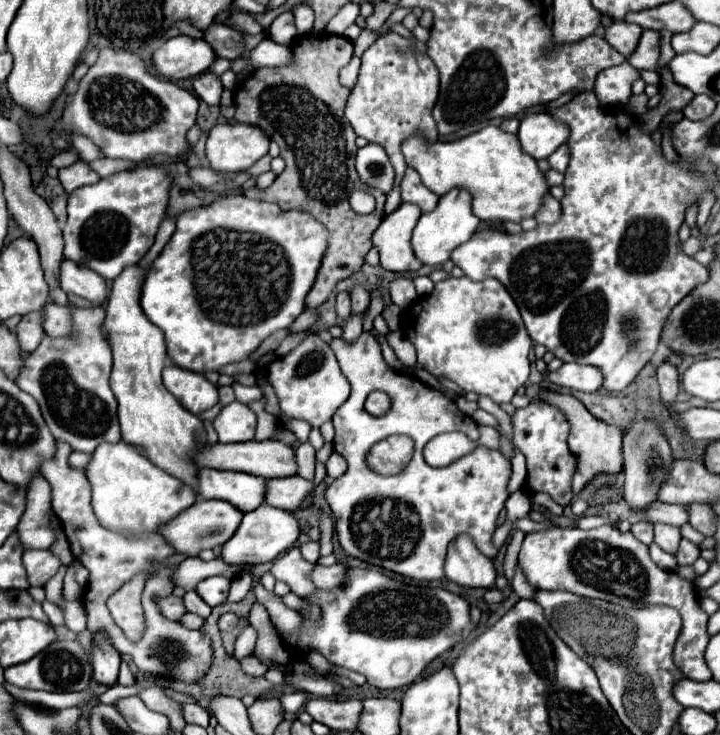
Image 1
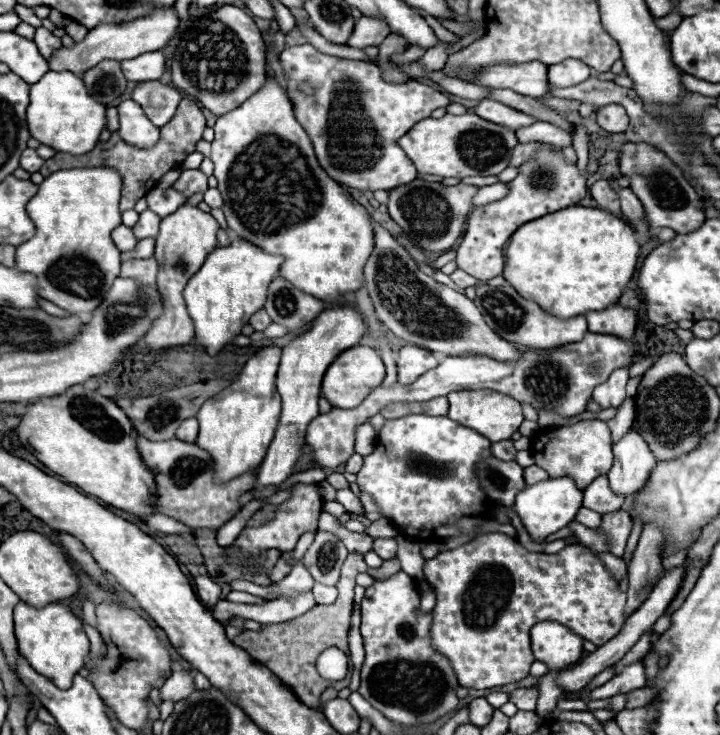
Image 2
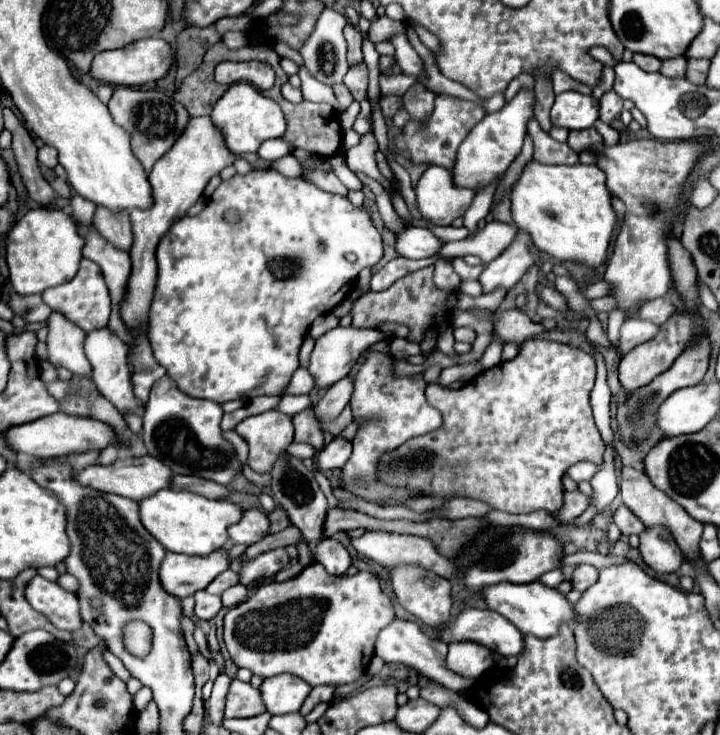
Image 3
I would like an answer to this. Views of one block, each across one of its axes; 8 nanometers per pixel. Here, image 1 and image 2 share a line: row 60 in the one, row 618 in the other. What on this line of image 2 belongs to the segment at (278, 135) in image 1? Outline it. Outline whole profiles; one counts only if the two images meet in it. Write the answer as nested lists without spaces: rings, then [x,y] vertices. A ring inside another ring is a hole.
[[[348,554],[344,566],[342,566],[342,574],[340,580],[336,584],[338,588],[338,598],[334,604],[316,604],[314,608],[310,608],[306,614],[280,622],[280,624],[262,624],[258,632],[254,630],[244,630],[240,636],[234,638],[234,646],[246,650],[256,662],[260,662],[262,666],[266,666],[268,670],[272,670],[284,684],[290,686],[290,690],[308,706],[308,708],[316,708],[318,706],[318,698],[326,688],[336,688],[342,690],[348,686],[350,682],[350,674],[340,680],[340,682],[328,682],[324,678],[318,676],[316,672],[316,658],[322,650],[336,646],[340,648],[344,654],[348,654],[348,624],[350,624],[350,610],[352,610],[352,598],[354,598],[354,586],[356,586],[356,576],[360,572],[366,572],[376,579],[387,579],[391,575],[396,574],[400,570],[400,562],[396,557],[385,560],[379,568],[370,568],[366,566],[364,558],[360,554]]]

